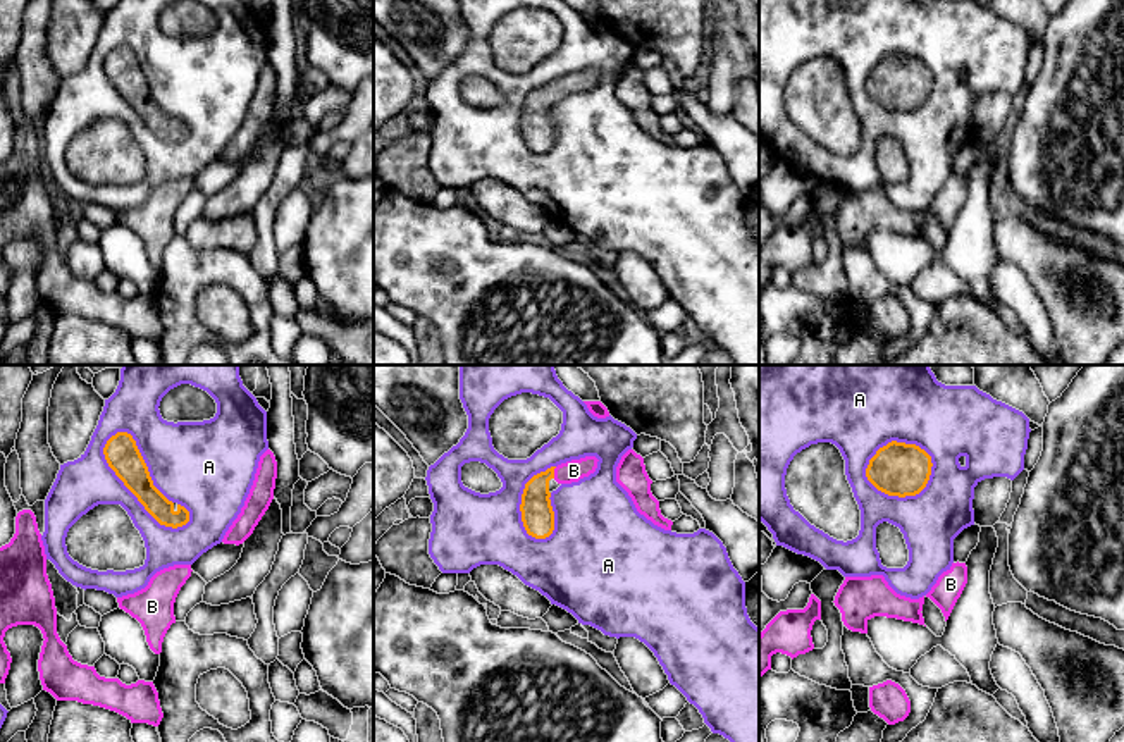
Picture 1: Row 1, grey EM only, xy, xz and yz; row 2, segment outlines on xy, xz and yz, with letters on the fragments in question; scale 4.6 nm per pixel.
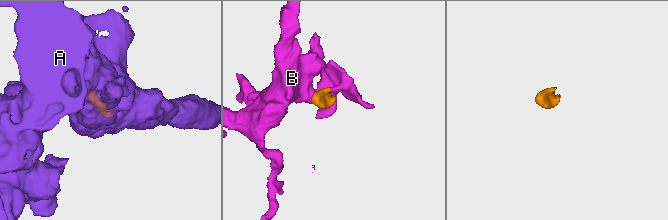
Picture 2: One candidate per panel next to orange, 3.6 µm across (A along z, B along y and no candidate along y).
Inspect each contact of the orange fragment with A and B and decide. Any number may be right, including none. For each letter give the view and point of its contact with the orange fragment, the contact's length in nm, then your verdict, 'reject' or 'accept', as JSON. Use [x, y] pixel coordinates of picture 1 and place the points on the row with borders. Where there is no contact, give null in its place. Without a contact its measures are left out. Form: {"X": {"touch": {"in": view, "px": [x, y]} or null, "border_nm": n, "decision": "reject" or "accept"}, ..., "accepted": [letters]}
{"A": {"touch": {"in": "xy", "px": [133, 493]}, "border_nm": 550, "decision": "reject"}, "B": {"touch": {"in": "xz", "px": [553, 472]}, "border_nm": 60, "decision": "accept"}, "accepted": ["B"]}

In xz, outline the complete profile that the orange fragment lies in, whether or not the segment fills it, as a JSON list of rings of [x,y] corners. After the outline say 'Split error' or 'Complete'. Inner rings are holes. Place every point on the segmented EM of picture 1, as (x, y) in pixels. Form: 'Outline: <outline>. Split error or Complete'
Outline: [[[596,456],[571,460],[534,475],[525,484],[520,511],[523,527],[528,535],[535,539],[546,539],[554,530],[549,480],[554,479],[558,484],[578,482],[580,479],[596,472],[597,461],[599,460]]]. Split error

